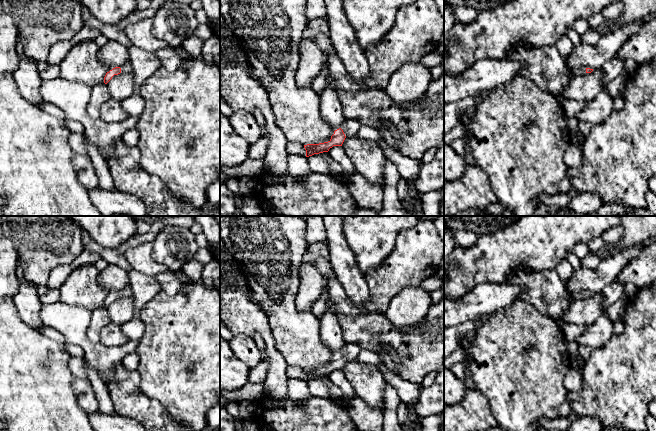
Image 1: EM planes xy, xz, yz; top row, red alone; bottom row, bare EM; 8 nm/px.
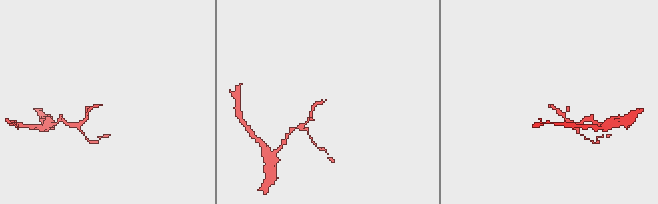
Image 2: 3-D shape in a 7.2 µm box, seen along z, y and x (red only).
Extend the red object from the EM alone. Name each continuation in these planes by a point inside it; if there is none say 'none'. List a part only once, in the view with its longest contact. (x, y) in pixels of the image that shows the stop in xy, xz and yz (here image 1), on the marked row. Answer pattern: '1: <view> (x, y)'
1: xz (350, 127)

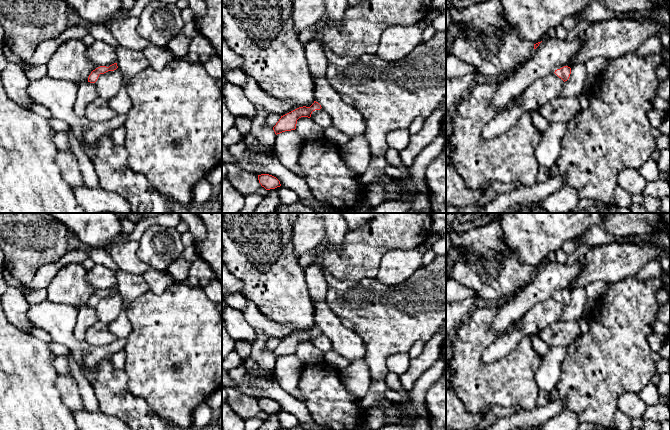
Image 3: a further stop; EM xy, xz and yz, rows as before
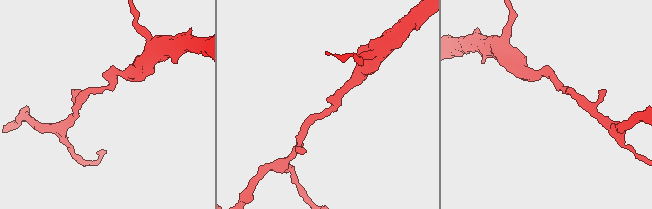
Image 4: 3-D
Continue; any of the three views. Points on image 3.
none

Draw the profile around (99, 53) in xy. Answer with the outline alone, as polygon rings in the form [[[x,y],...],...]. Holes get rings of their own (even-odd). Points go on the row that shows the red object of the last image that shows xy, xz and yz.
[[[95,40],[86,50],[87,58],[98,68],[100,66],[109,67],[117,63],[115,49],[107,43]]]

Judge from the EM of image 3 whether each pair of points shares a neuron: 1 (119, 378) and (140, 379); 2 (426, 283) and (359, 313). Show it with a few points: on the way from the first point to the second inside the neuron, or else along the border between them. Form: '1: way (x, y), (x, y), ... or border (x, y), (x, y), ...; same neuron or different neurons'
1: border (123, 368), (127, 377), (127, 389), (141, 398); different neurons
2: way (409, 300), (396, 313), (376, 313); same neuron

